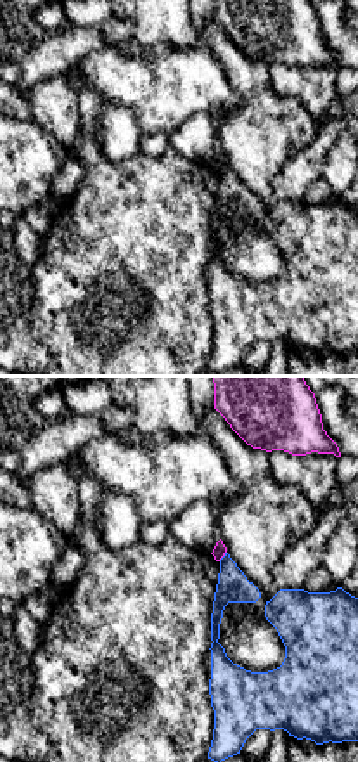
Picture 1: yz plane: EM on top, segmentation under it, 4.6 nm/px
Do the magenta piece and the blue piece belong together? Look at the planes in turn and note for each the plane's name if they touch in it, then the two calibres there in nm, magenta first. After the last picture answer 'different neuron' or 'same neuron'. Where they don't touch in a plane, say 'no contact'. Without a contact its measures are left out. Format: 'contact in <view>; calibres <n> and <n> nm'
contact in yz; calibres 60 and 150 nm

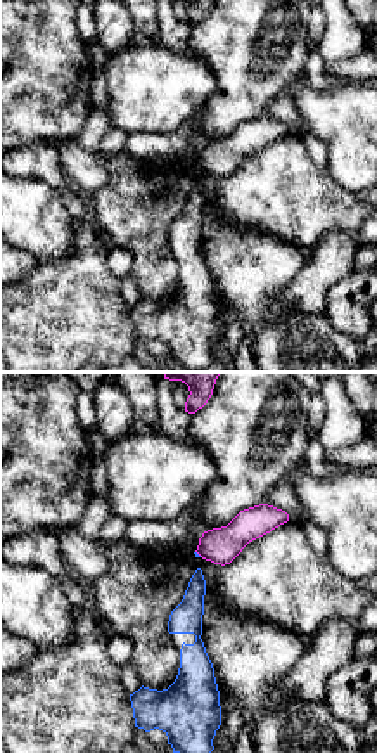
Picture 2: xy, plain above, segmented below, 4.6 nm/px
contact in xy; calibres 170 and 20 nm

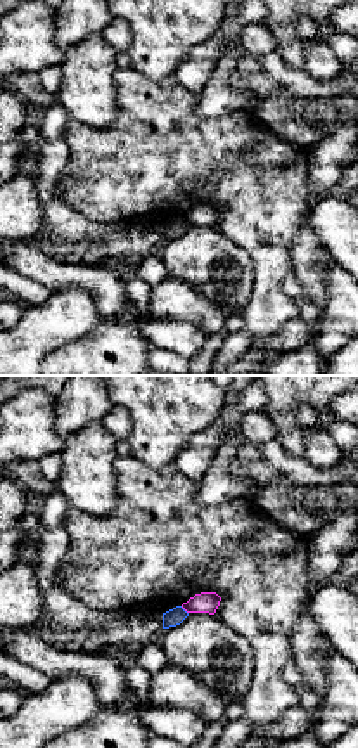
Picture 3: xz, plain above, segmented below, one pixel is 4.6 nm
contact in xz; calibres 100 and 80 nm

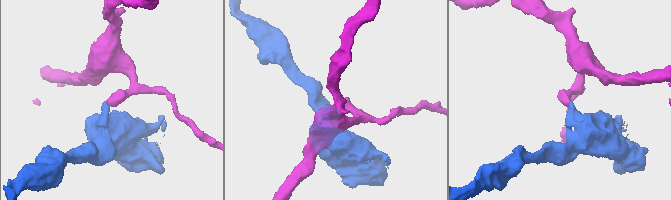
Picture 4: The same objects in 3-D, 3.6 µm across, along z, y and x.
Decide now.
different neuron

